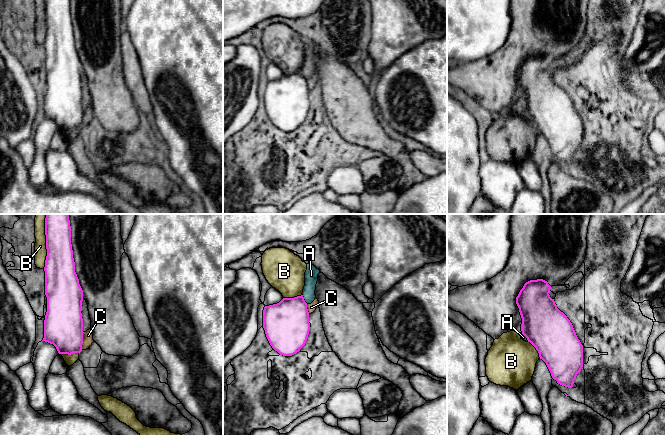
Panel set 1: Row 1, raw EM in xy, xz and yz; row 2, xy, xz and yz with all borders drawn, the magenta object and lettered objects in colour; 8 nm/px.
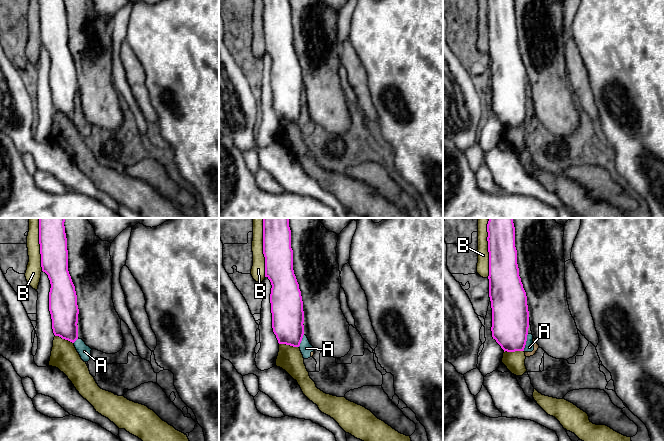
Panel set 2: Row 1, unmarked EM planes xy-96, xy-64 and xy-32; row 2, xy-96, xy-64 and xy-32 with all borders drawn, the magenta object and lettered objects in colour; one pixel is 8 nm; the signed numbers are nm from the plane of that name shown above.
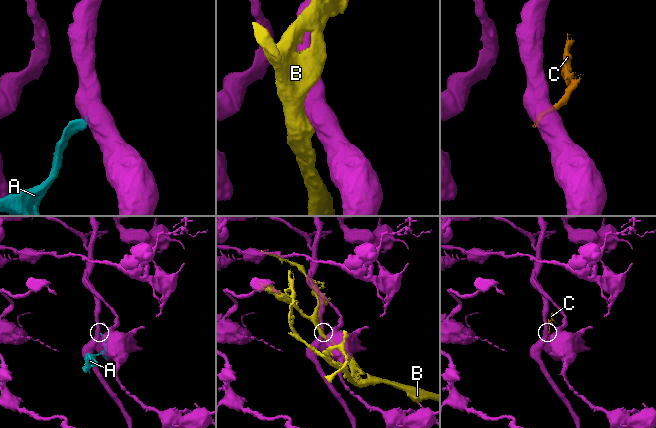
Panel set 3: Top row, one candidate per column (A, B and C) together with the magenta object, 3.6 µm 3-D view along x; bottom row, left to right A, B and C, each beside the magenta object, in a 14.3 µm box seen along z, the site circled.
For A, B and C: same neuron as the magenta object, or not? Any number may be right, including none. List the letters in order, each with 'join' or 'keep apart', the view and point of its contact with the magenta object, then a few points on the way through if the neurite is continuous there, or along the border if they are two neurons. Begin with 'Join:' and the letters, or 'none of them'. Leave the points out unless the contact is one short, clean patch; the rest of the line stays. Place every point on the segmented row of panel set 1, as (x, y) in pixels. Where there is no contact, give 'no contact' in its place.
Join: none of them
A: keep apart; contact xz (303, 299); border xz (302, 294), (307, 303)
B: keep apart; contact xy (46, 241)
C: keep apart; contact xy (82, 341); border xy (84, 332), (81, 349)

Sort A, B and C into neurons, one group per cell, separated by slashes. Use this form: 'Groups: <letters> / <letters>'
Groups: A C / B

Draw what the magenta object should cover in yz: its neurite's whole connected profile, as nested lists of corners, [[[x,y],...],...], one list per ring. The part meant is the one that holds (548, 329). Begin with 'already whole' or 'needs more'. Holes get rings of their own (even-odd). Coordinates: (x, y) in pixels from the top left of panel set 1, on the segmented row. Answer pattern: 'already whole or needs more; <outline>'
already whole; [[[543,279],[526,282],[516,297],[516,304],[522,318],[521,331],[538,351],[554,380],[572,388],[577,374],[583,367],[583,345],[578,339],[572,323],[561,312],[549,295],[551,286]]]

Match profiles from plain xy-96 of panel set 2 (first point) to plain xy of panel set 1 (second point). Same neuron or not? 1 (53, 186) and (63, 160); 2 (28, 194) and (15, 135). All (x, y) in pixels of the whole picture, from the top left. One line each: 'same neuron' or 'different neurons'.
1: different neurons
2: different neurons

